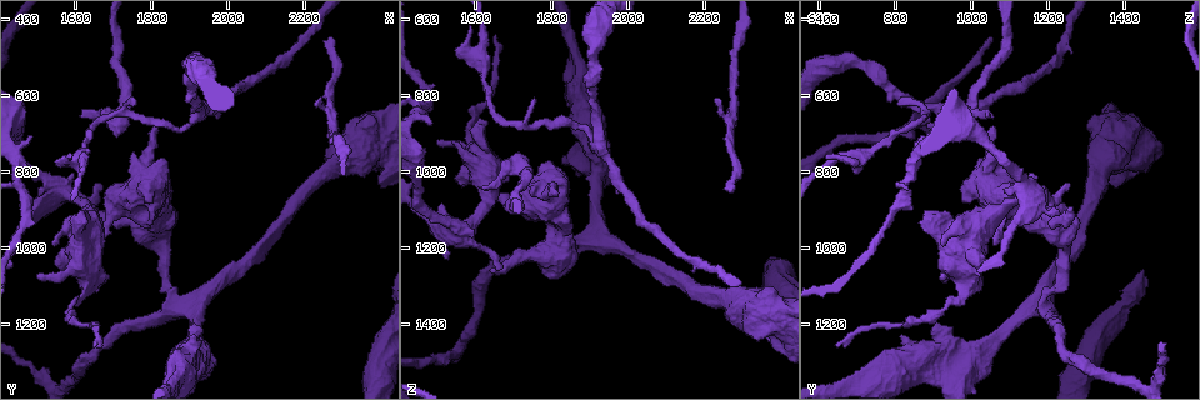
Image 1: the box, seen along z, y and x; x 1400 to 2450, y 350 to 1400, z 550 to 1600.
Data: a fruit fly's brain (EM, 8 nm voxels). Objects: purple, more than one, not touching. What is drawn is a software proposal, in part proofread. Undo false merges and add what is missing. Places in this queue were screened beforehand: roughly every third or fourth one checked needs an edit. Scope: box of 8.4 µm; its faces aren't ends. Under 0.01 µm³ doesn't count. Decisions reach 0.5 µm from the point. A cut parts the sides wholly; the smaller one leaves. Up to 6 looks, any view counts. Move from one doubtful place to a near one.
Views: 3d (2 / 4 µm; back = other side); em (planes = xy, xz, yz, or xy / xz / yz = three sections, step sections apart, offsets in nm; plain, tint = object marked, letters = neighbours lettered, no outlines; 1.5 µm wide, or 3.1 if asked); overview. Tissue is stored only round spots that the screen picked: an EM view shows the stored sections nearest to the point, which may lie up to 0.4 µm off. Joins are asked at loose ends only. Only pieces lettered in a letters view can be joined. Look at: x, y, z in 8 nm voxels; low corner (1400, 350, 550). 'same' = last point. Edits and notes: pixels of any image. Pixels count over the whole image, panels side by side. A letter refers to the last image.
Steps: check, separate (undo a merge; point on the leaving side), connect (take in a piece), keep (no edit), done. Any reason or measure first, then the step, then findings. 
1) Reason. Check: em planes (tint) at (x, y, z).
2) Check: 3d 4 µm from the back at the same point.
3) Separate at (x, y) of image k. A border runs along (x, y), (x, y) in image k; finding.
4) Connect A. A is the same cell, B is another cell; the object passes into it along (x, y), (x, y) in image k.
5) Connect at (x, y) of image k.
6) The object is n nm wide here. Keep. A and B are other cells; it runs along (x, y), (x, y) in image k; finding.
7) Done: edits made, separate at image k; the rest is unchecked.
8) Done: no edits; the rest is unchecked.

Branch stops here. Check: em xy step 4 (letters) at (1645, 1255, 645).

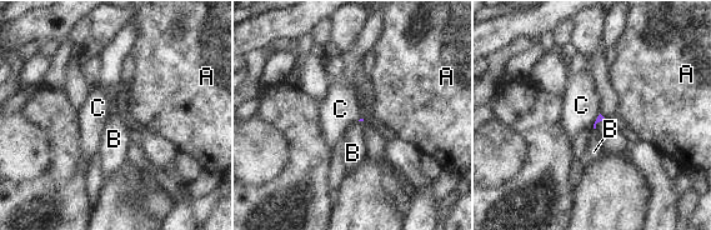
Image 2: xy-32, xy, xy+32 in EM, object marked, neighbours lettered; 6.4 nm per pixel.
Another direction. Check: em planes (letters) at the same point.

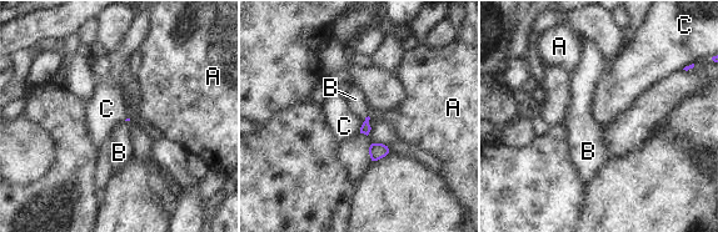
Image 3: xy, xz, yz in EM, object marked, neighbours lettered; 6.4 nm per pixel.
The longest contact is with C, 100 nm. Keep. A, B and C are other cells; a border runs along (365, 117), (359, 131) in image 3; no lettered piece goes on from it.

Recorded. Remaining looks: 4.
An open end. Check: 3d 2 µm at (1610, 665, 1040).

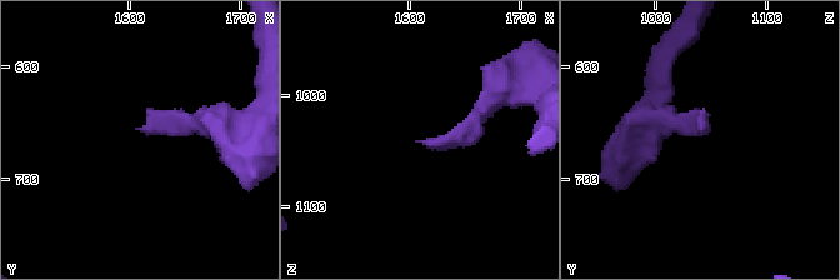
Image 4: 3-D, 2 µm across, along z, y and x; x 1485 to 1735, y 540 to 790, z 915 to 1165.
Need the tissue. Check: em planes (plain) at (1612, 658, 1038).

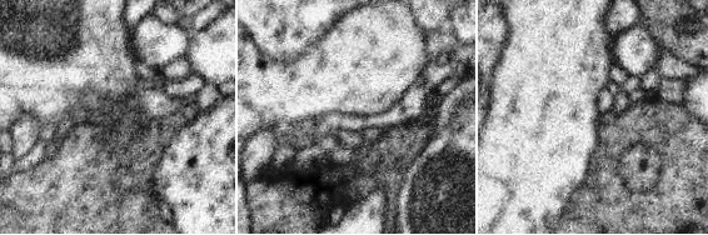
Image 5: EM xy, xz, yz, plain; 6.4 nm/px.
See the neighbours. Check: em planes (letters) at the same point.

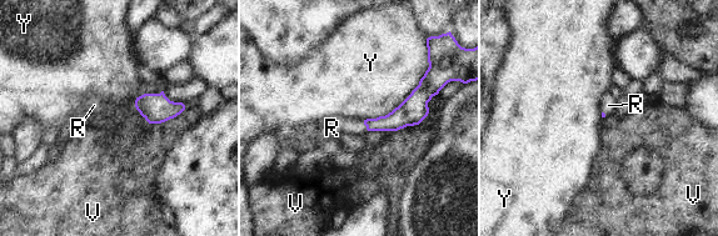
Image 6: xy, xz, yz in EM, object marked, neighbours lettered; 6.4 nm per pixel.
Connect R. R is the same cell, V and Y are other cells; the object passes into it along (402, 116), (364, 124), (332, 127) in image 6; it goes on there.

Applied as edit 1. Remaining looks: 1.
Free end. Check: em xy step 4 (letters) at (1655, 890, 1270).

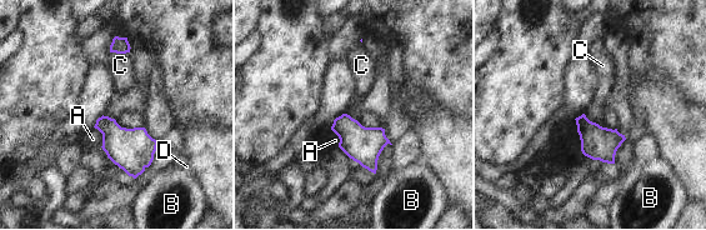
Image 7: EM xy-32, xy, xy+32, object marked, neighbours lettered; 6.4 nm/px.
The longest contact is with A, 140 nm. Keep. A, B, C and D are other cells; a border runs along (110, 51), (128, 53) in image 7; none of them fits.

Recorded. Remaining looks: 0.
Done: edits made, connect at image 6; the rest is unchecked.

